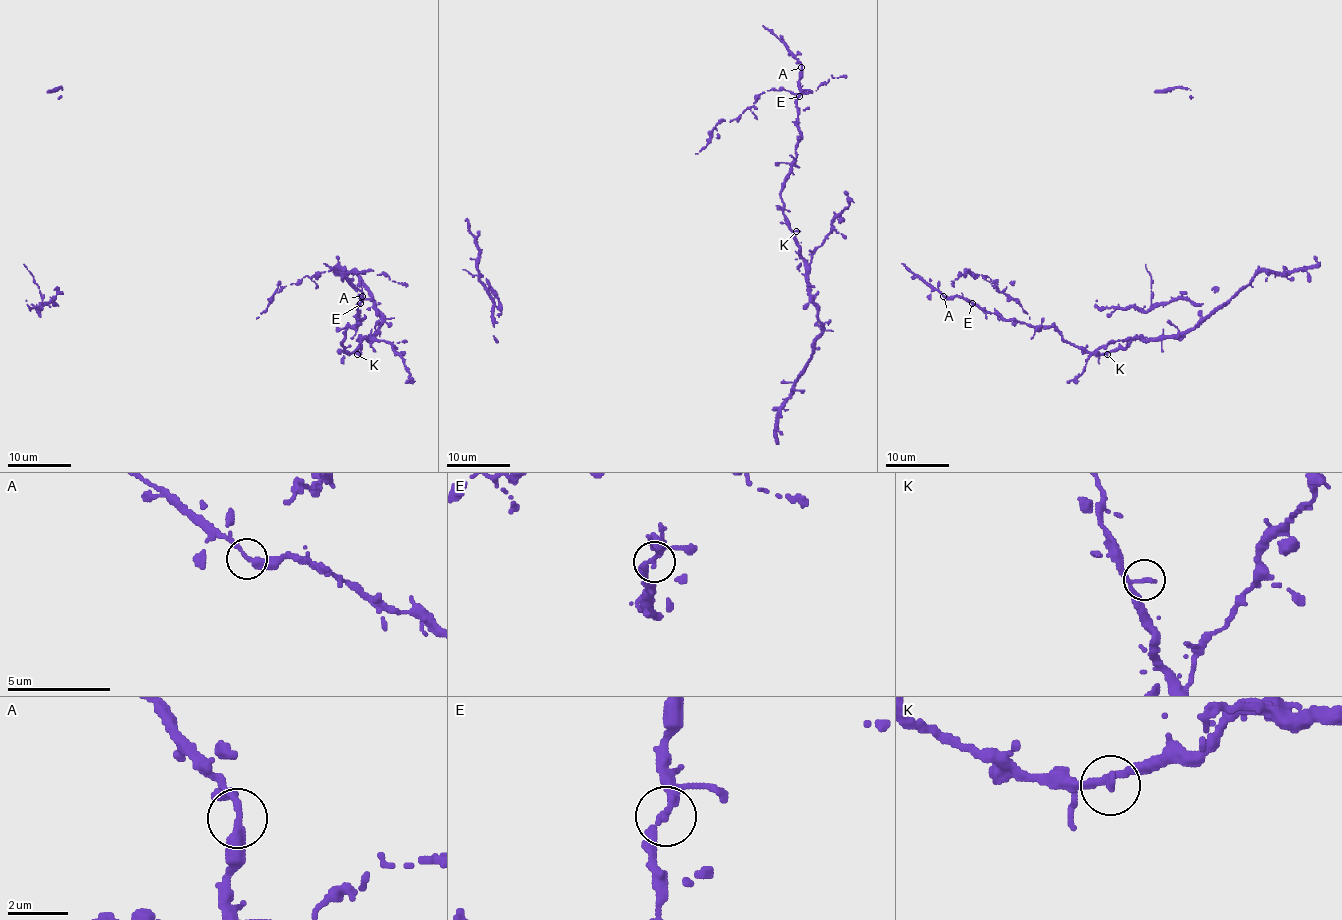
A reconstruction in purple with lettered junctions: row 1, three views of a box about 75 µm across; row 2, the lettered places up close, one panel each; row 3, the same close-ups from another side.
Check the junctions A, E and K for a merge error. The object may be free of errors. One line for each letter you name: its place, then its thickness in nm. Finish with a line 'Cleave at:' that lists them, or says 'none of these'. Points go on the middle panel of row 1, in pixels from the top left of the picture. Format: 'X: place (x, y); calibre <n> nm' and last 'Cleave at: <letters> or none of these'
Cleave at: none of these

